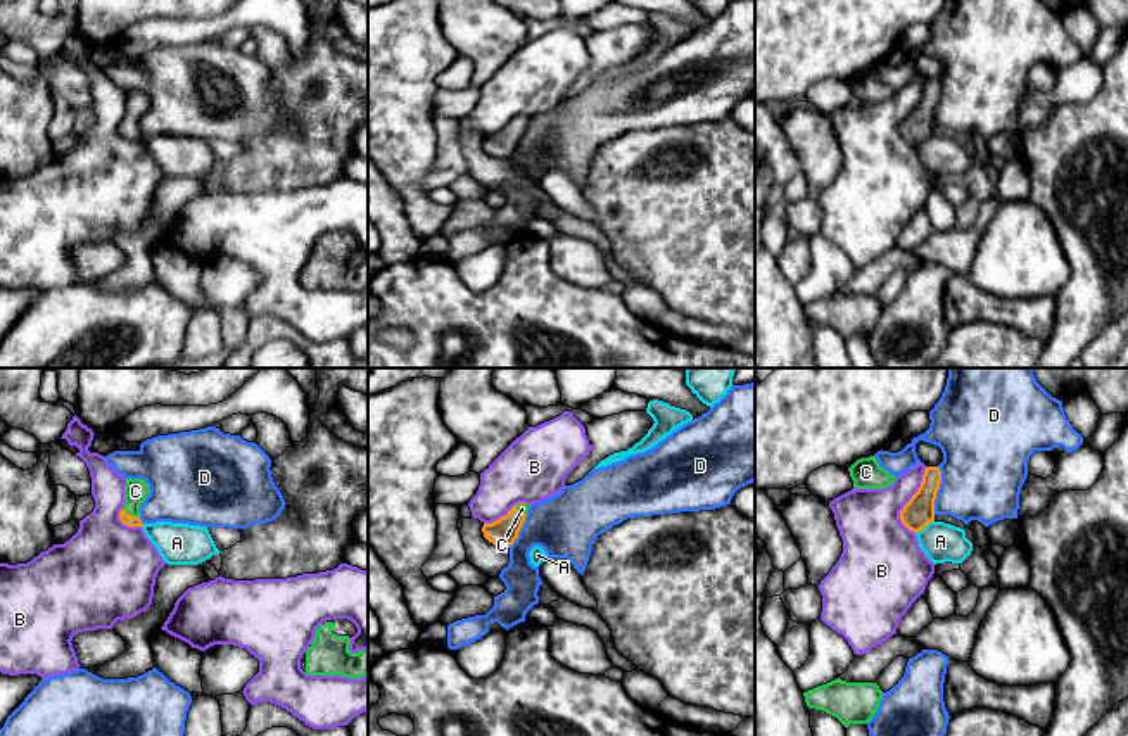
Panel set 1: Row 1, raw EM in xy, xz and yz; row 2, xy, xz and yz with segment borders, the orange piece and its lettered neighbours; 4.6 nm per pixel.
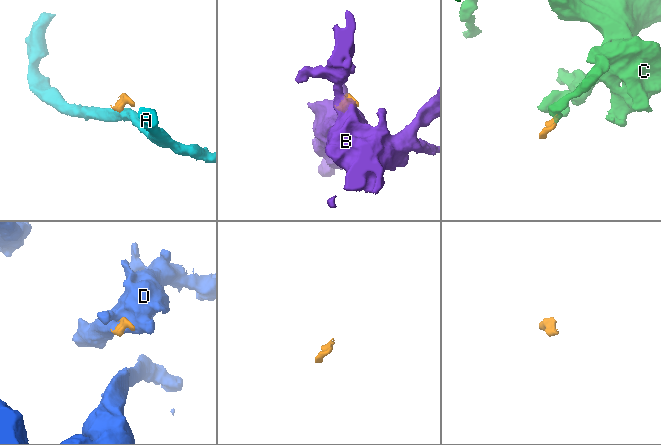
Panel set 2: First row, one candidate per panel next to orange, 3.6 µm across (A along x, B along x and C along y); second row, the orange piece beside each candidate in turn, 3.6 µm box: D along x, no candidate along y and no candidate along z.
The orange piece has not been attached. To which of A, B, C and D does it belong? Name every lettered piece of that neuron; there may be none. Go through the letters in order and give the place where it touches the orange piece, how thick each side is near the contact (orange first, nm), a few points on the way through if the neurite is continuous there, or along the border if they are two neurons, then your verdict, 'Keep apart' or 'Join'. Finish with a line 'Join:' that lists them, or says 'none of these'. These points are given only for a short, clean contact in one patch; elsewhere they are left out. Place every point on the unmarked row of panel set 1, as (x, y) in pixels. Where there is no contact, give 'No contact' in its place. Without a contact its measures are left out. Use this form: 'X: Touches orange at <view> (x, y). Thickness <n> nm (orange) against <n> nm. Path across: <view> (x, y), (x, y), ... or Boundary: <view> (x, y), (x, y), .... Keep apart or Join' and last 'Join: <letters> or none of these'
A: Touches orange at yz (925, 139). Thickness 140 nm (orange) against 180 nm. Boundary: yz (933, 132), (916, 147). Keep apart
B: Touches orange at yz (911, 113). Thickness 140 nm (orange) against 300 nm. Boundary: yz (926, 80), (921, 99), (900, 125), (900, 133), (912, 145). Keep apart
C: Touches orange at xy (130, 128). Thickness 50 nm (orange) against 110 nm. Path across: xy (126, 132), (130, 128), (135, 104). Join
D: Touches orange at yz (937, 104). Thickness 140 nm (orange) against 400 nm. Boundary: yz (938, 80), (940, 101), (933, 126). Keep apart
Join: C

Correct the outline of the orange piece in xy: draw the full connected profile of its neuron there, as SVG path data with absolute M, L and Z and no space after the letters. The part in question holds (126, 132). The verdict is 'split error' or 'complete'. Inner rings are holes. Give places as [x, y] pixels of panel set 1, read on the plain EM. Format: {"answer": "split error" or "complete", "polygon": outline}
{"answer": "split error", "polygon": "M126 92L124 119L119 124L119 133L128 140L142 140L140 119L149 109L150 100L142 92Z"}

